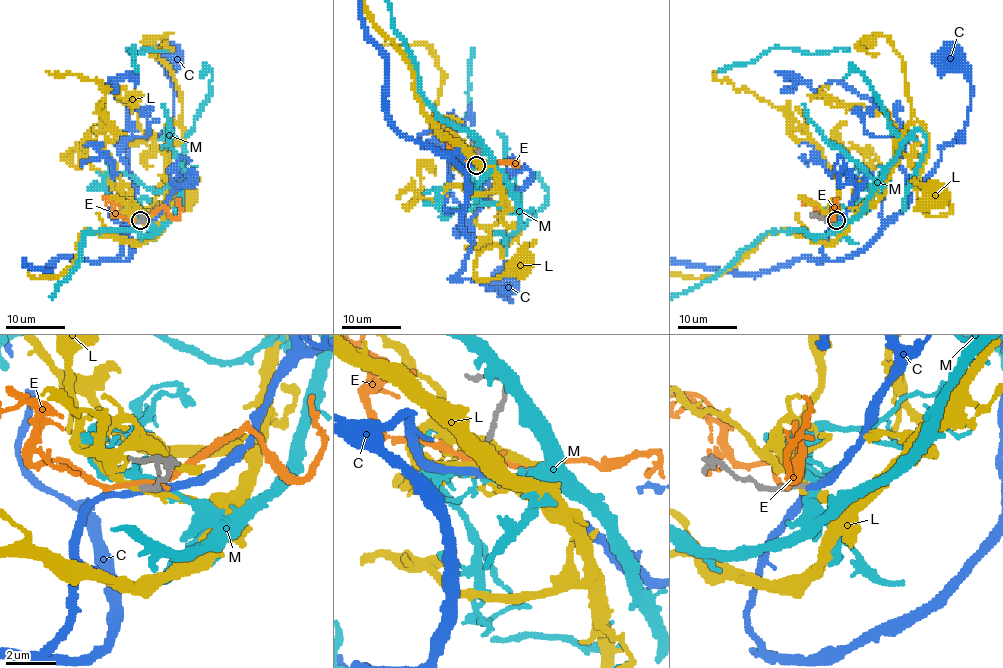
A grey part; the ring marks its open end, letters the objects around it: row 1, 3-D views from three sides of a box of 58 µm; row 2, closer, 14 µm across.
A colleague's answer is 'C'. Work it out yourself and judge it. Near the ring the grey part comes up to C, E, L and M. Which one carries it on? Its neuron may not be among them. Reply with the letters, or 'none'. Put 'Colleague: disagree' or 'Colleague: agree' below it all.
C
Colleague: agree

